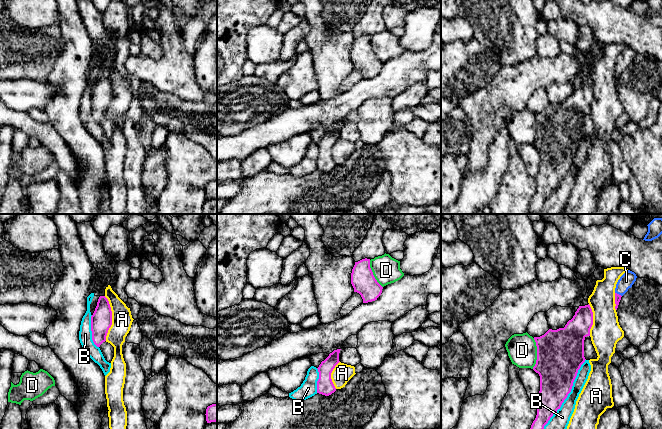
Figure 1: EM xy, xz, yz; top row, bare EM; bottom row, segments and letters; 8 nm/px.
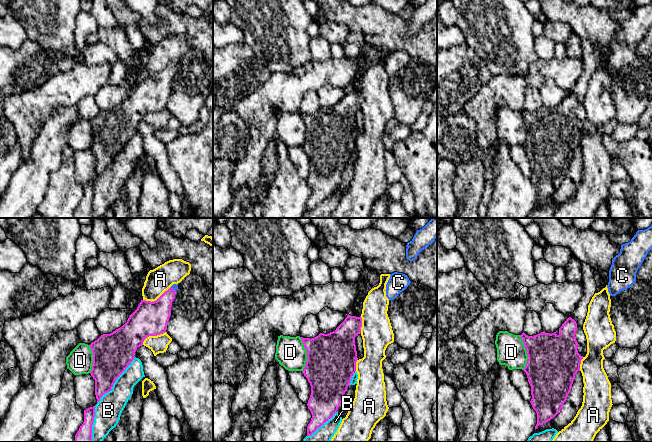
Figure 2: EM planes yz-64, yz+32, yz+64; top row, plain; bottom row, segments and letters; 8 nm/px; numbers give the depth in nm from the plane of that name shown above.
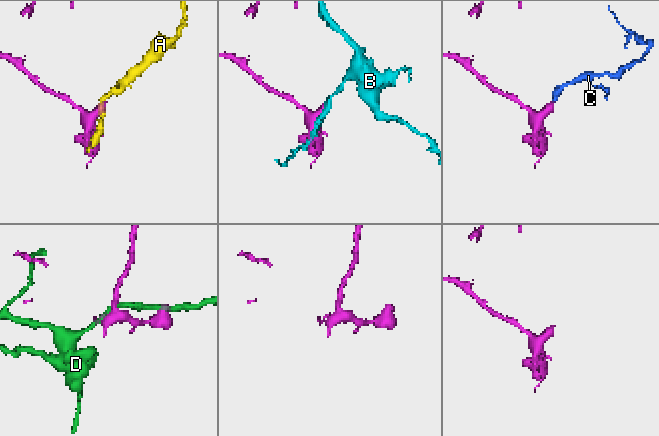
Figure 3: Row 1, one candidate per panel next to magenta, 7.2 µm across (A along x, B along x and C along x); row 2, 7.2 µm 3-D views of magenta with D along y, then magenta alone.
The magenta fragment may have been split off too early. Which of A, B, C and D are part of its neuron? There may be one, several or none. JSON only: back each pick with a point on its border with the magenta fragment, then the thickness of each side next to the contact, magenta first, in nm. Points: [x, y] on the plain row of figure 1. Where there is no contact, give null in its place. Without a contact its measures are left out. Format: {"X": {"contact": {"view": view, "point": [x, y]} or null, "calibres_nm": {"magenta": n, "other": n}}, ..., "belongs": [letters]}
{"C": {"contact": {"view": "yz", "point": [618, 70]}, "calibres_nm": {"magenta": 50, "other": 120}}, "belongs": ["C"]}

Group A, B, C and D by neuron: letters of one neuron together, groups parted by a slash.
A / B / C / D

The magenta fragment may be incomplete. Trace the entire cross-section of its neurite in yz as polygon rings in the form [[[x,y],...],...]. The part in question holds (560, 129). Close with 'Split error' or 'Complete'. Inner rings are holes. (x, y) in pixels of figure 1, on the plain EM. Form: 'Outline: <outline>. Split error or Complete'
Outline: [[[590,81],[579,82],[575,91],[564,104],[549,105],[544,111],[534,113],[537,122],[537,136],[533,146],[540,152],[540,167],[535,180],[537,191],[533,197],[529,214],[537,214],[550,194],[560,185],[562,179],[571,168],[578,146],[585,138],[584,116],[590,112],[593,101],[593,88]]]. Complete

